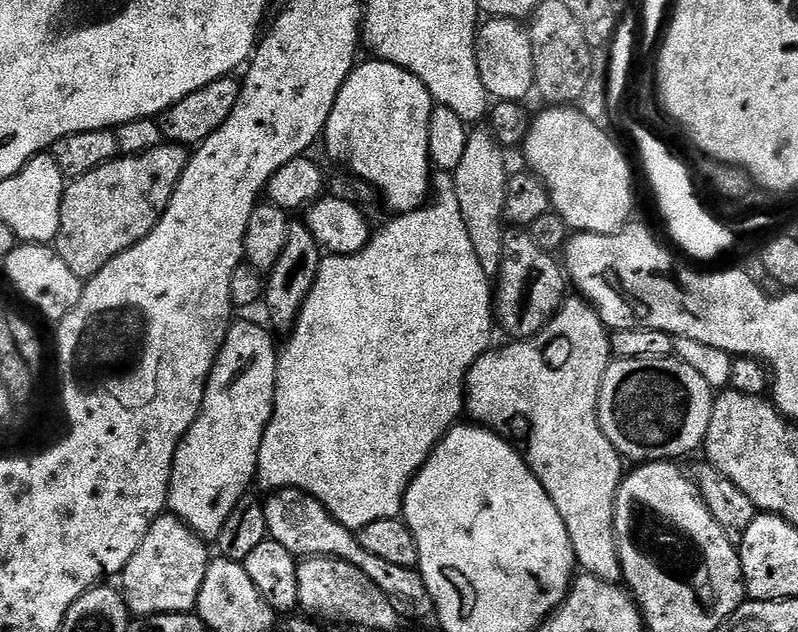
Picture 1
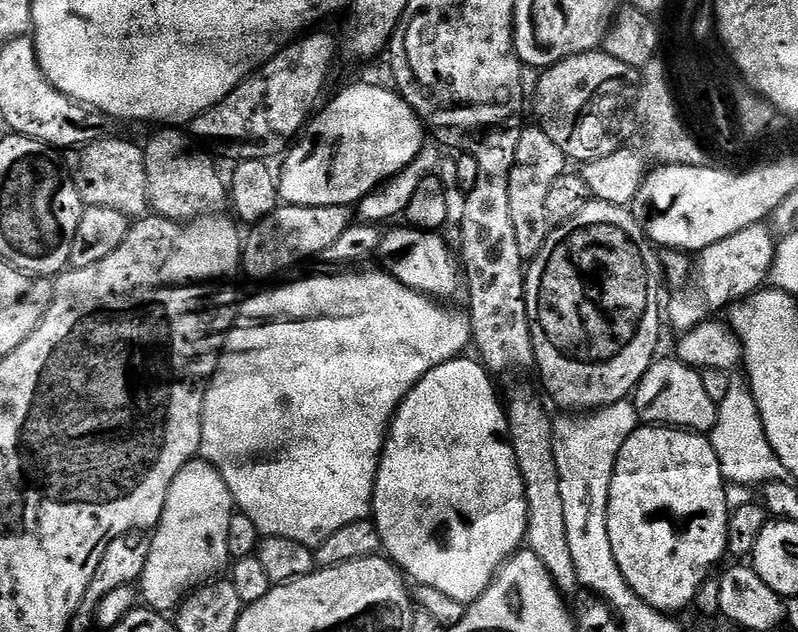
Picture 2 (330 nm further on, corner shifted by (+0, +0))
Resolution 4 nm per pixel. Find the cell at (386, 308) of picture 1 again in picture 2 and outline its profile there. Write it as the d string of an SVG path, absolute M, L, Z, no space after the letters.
M336 270L333 276L308 276L305 280L292 280L289 284L277 283L265 287L268 288L265 292L250 297L245 304L243 301L236 313L235 324L228 331L224 350L220 354L220 364L205 387L199 455L212 463L222 478L226 478L226 486L230 486L232 502L239 515L250 518L250 522L254 522L254 526L258 526L264 536L290 538L294 542L318 546L330 538L330 534L342 530L342 526L369 519L384 440L388 437L388 428L396 417L396 411L400 409L400 403L423 376L430 374L430 370L463 357L467 353L464 351L472 344L472 322L468 319L467 311L448 308L452 306L445 306L431 296L410 290L410 286L402 286L402 282L383 270L356 271L360 270Z

